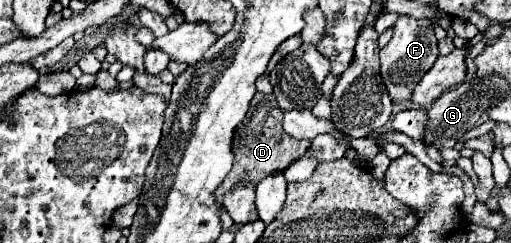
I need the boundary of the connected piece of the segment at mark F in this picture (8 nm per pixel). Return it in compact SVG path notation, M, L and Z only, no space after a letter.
M400 16L394 28L392 40L380 50L380 76L382 84L386 86L390 98L396 100L410 100L416 84L422 76L430 70L430 66L438 58L438 40L432 30L430 20L416 20L410 16Z

